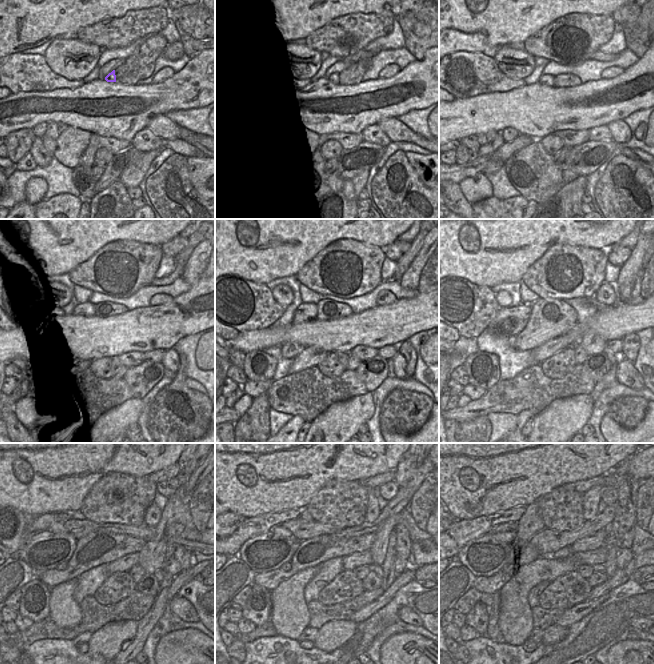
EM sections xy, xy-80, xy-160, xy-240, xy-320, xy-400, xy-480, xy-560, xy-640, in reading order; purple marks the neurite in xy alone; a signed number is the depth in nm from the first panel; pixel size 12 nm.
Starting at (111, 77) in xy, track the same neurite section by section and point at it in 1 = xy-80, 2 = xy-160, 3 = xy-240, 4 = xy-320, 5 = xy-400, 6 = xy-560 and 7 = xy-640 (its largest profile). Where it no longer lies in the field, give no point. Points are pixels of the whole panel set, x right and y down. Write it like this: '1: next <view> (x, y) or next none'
1: next xy-80 (333, 78)
2: next xy-160 (548, 80)
3: next xy-240 (87, 309)
4: next xy-320 (304, 312)
5: next xy-400 (507, 322)
6: next xy-560 (266, 552)
7: next xy-640 (484, 556)

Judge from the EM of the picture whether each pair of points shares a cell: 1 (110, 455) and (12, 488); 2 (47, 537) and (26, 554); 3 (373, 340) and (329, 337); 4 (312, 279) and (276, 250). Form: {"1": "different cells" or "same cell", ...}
{"1": "same cell", "2": "same cell", "3": "same cell", "4": "different cells"}

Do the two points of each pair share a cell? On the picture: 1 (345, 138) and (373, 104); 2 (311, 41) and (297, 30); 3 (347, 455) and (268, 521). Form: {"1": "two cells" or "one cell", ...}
{"1": "two cells", "2": "two cells", "3": "two cells"}

